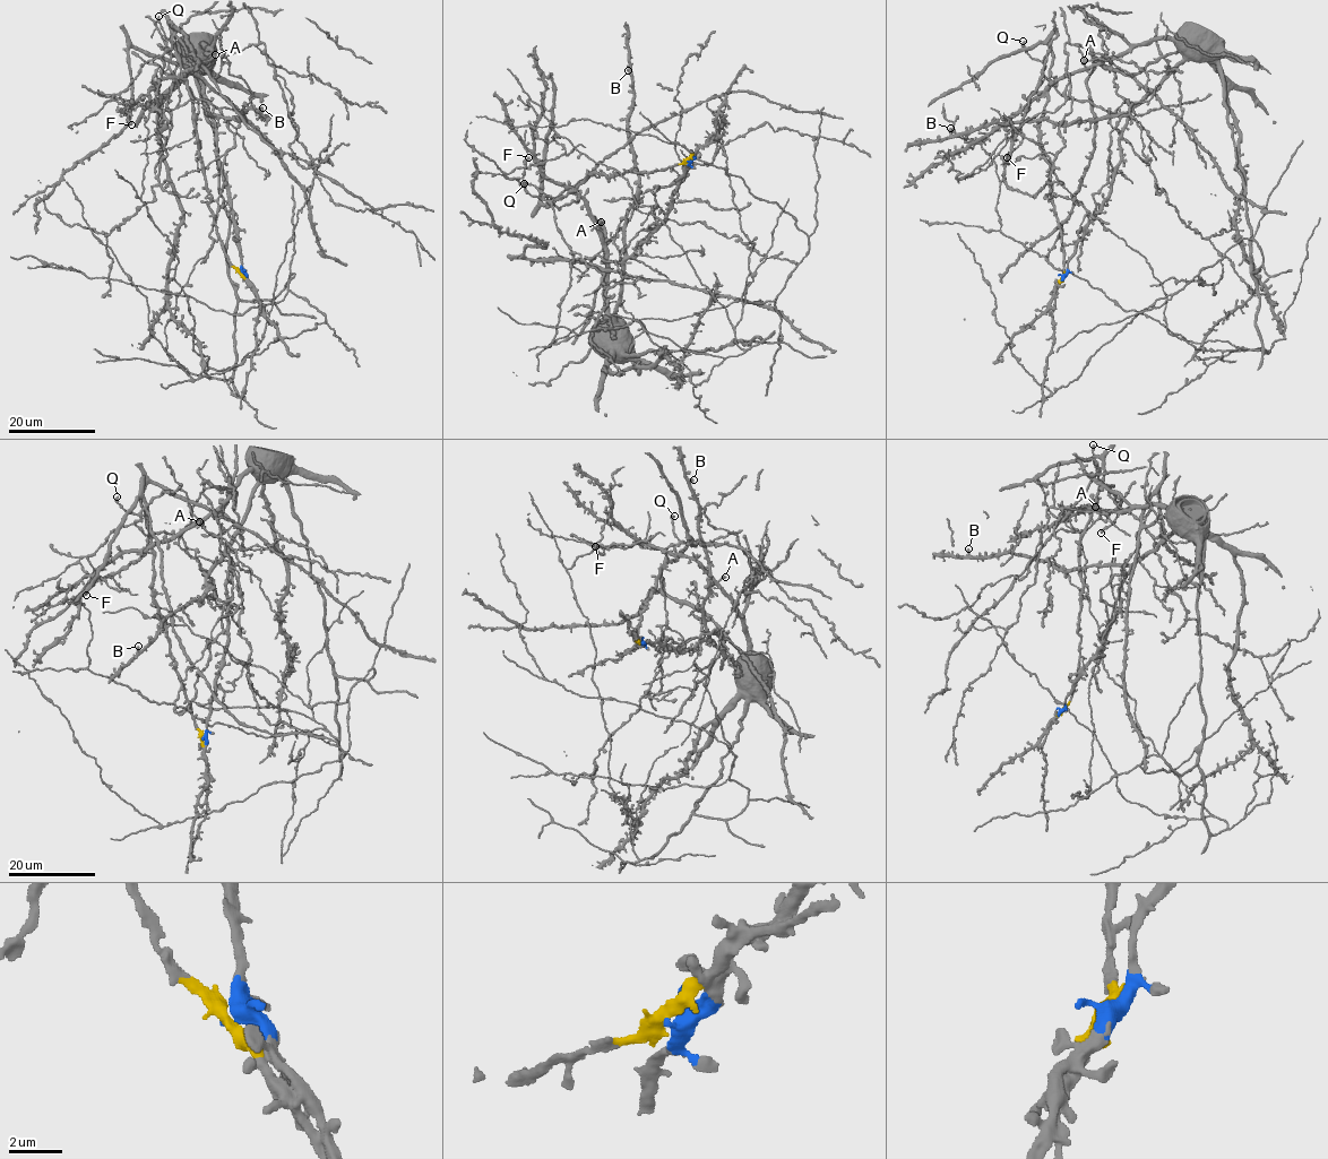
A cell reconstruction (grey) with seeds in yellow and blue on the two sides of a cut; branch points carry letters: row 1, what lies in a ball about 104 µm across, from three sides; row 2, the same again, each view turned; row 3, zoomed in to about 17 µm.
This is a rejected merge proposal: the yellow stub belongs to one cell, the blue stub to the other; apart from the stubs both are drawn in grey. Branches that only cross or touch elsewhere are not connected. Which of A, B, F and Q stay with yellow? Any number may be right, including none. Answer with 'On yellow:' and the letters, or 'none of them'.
On yellow: F, Q

